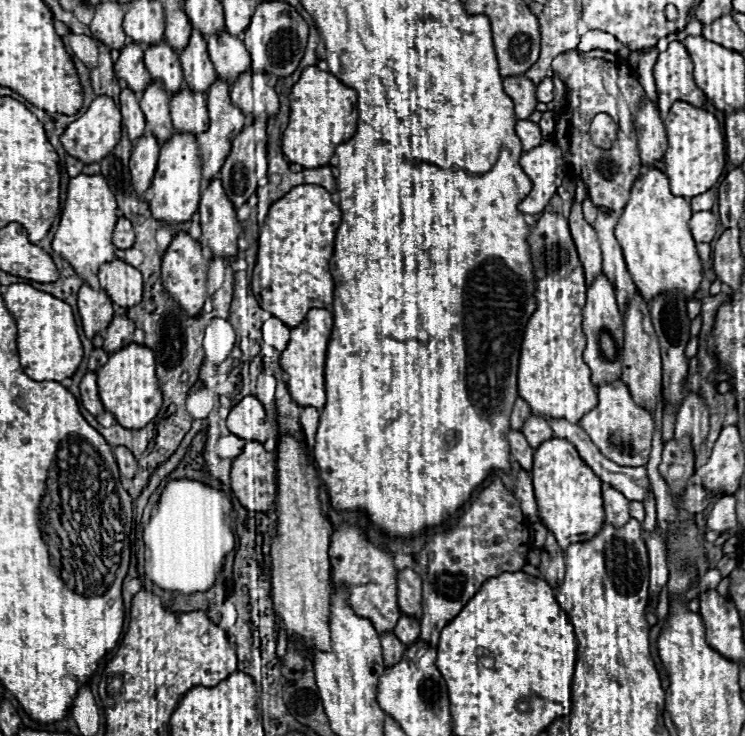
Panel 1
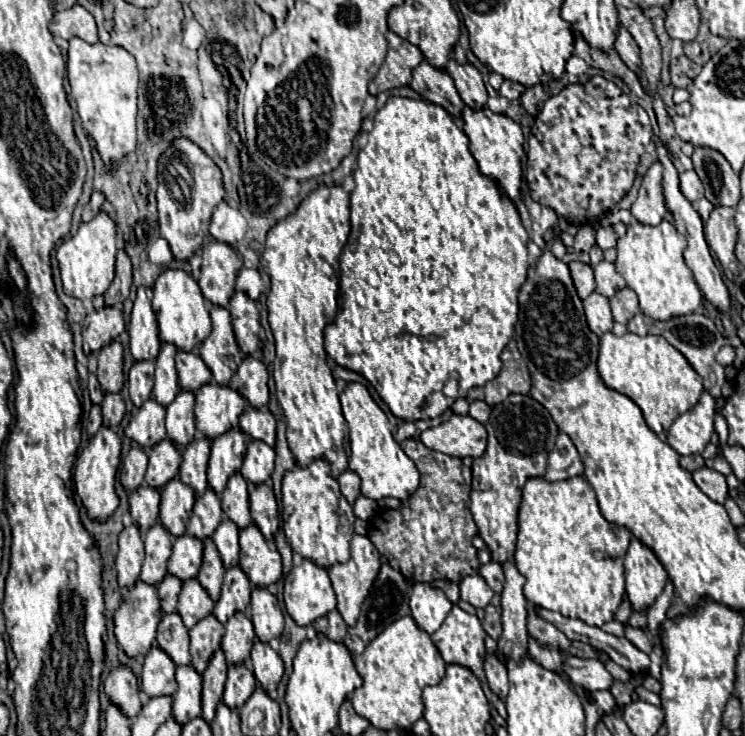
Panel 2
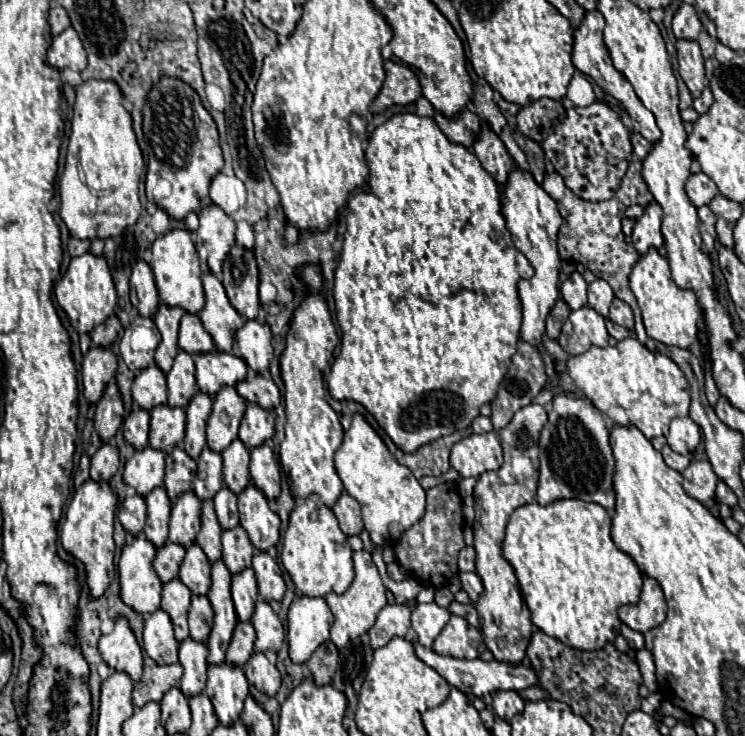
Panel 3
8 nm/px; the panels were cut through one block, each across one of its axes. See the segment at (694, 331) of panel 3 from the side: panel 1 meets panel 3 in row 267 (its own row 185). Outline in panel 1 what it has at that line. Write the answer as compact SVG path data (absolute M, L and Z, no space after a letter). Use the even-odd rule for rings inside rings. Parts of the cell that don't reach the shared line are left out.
M658 168L644 172L634 182L630 200L616 224L614 236L644 302L652 302L656 296L670 292L678 292L682 298L690 300L698 290L702 282L702 262L688 228L690 218L690 202L686 198L672 196L668 178Z

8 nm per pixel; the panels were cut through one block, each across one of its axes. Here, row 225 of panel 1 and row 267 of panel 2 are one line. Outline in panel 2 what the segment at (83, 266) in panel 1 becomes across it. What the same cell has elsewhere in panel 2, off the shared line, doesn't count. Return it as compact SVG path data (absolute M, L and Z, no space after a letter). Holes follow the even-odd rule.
M100 212L94 220L82 224L70 240L64 240L56 250L56 260L60 266L60 276L64 284L64 294L74 296L78 300L88 300L94 296L102 296L114 280L114 264L116 264L116 224L104 212Z

